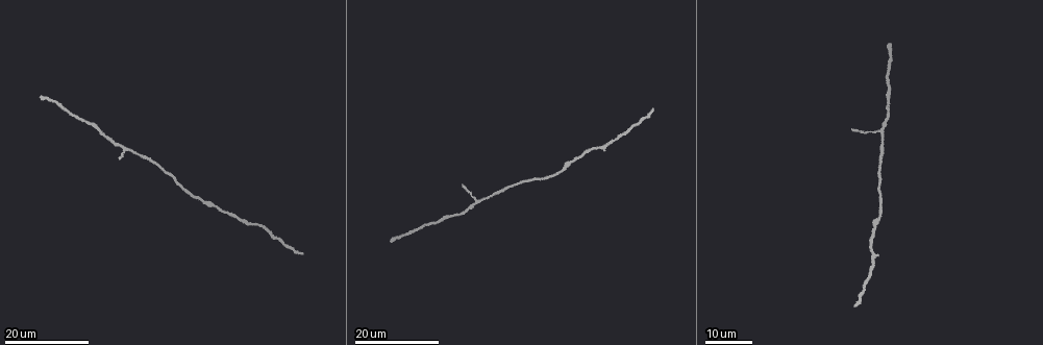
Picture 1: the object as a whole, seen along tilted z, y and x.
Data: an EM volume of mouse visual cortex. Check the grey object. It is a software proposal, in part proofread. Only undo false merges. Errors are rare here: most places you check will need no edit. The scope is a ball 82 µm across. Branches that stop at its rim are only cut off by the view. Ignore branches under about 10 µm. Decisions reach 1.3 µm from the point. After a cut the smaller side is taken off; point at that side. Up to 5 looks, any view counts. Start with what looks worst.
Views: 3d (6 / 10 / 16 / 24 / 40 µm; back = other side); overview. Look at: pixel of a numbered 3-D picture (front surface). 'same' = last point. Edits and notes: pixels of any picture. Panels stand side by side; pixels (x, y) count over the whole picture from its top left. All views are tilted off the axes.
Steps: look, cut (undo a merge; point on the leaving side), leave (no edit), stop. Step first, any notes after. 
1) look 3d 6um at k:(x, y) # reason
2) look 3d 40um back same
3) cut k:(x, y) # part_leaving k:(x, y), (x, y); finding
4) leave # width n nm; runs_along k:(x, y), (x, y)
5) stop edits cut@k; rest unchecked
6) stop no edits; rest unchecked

look 3d 24um at 1:(172, 177)

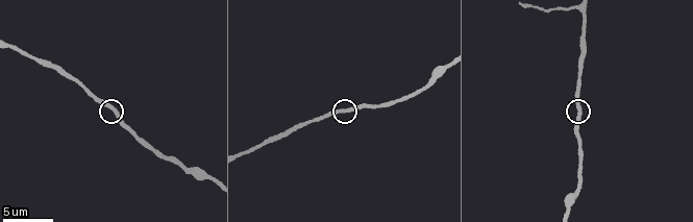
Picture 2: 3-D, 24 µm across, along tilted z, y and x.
look 3d 6um at 2:(346, 111) # closer look

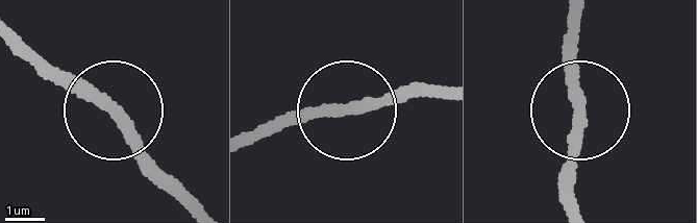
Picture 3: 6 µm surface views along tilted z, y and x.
leave # runs_along 3:(105, 109), (172, 176); all the same cell

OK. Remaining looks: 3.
look 3d 6um at 2:(43, 65) # thick turns thin

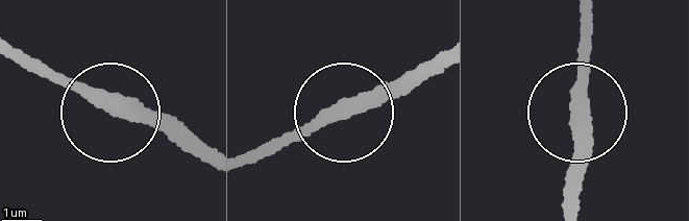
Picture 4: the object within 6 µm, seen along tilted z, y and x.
look 3d 6um back at 4:(120, 109)

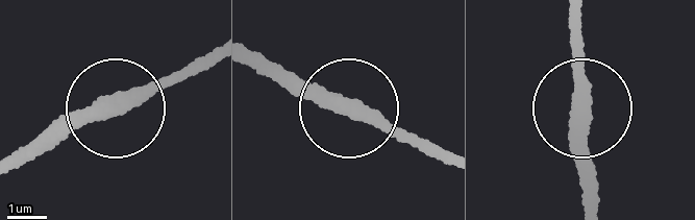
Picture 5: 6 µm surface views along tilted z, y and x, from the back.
leave # runs_along 5:(590, 200), (588, 88), (573, 37); all the same cell

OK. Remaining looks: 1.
look 3d 10um at 2:(583, 11) # side arm on a straight run

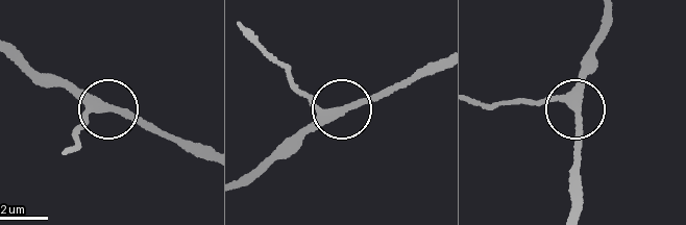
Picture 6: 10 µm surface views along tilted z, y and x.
leave # width 290 nm; runs_along 6:(203, 157), (91, 102), (53, 74); one cell here

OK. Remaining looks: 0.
stop no edits; rest unchecked

